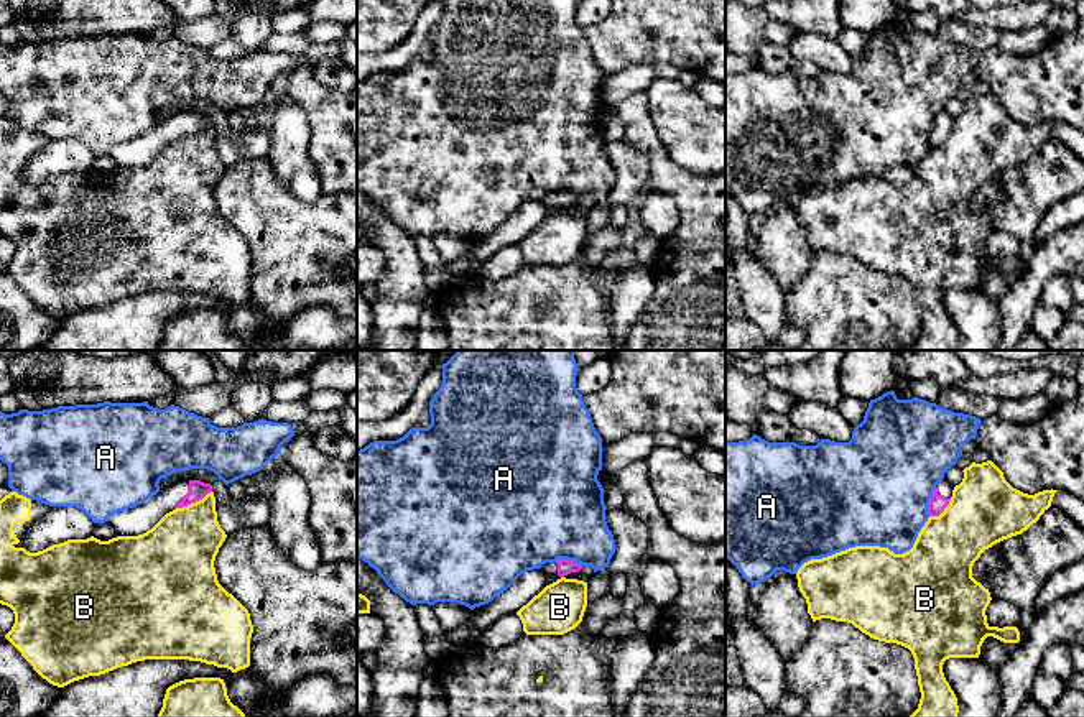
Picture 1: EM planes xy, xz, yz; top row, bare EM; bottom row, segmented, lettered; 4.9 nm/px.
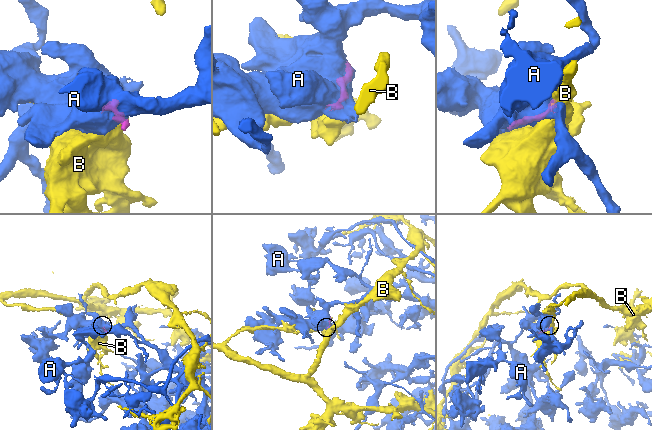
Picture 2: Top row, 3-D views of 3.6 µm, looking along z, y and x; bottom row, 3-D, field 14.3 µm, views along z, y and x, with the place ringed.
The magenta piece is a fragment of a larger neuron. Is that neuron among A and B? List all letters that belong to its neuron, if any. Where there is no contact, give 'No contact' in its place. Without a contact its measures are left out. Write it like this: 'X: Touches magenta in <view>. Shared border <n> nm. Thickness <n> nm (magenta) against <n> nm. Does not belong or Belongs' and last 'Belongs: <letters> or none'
A: Touches magenta in yz. Shared border 160 nm. Thickness 90 nm (magenta) against 500 nm. Does not belong
B: Touches magenta in xy. Shared border 200 nm. Thickness 90 nm (magenta) against 360 nm. Does not belong
Belongs: none

